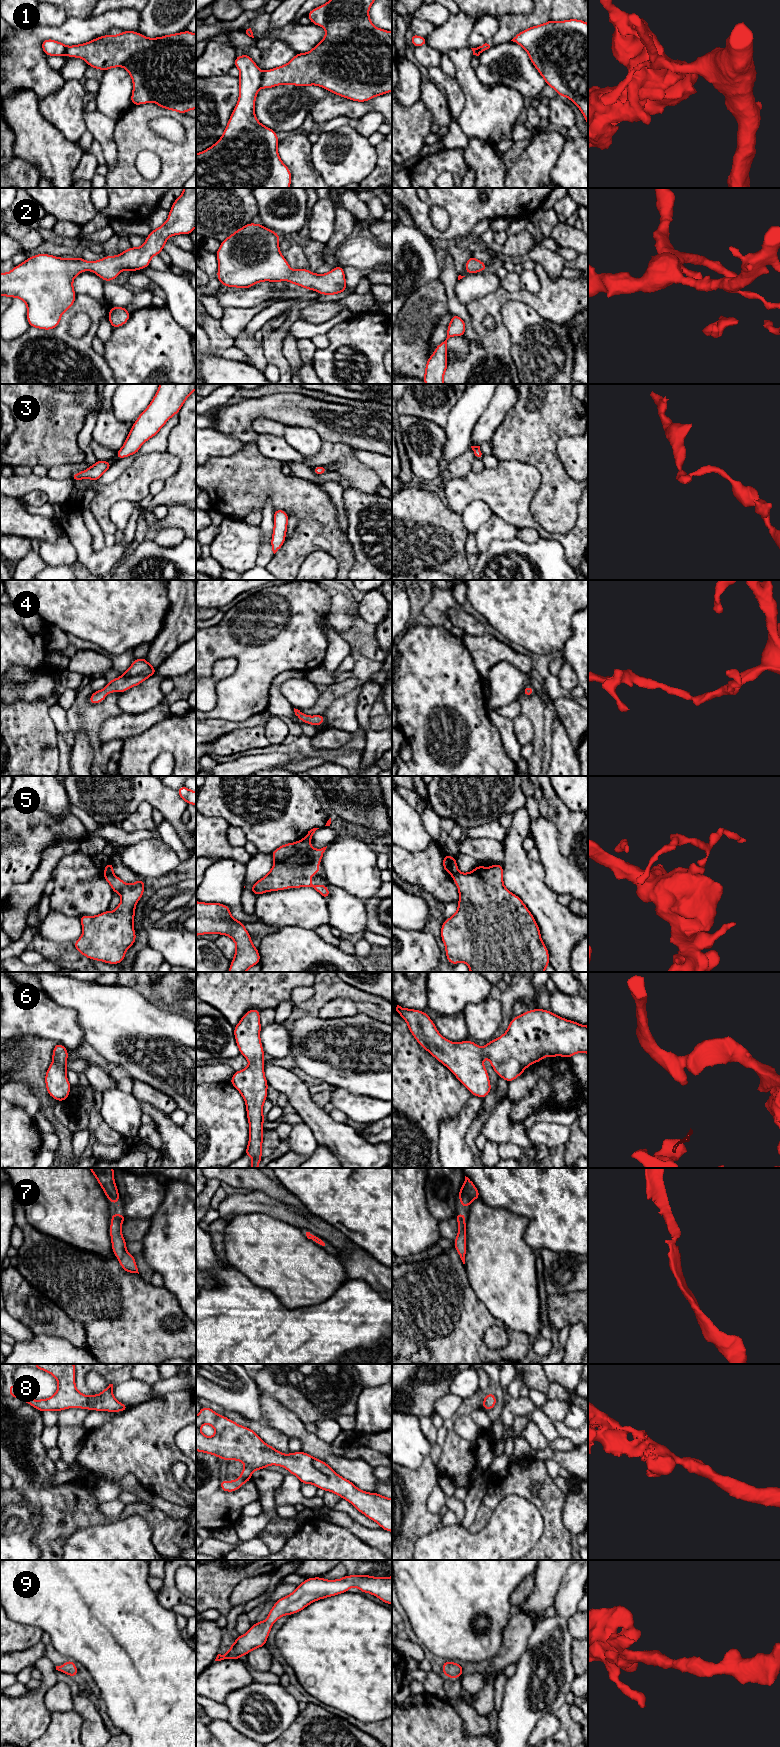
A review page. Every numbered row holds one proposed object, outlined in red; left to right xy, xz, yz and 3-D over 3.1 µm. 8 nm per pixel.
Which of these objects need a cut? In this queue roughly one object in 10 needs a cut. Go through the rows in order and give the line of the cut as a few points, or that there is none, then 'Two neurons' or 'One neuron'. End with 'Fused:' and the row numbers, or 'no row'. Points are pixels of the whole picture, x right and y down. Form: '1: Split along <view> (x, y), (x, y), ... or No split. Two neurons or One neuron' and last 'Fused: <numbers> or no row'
1: Split along xz (263, 72), (260, 85). Two neurons
2: No split. One neuron
3: No split. One neuron
4: No split. One neuron
5: Split along xy (105, 872), (112, 874). Two neurons
6: No split. One neuron
7: No split. One neuron
8: No split. One neuron
9: No split. One neuron
Fused: 1, 5

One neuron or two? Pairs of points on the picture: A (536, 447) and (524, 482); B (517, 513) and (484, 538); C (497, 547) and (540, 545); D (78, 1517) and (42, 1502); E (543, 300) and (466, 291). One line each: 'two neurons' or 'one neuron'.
A: two neurons
B: two neurons
C: one neuron
D: one neuron
E: two neurons

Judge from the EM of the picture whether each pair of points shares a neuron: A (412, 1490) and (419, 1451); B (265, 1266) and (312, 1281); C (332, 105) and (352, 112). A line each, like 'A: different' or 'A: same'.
A: different
B: same
C: same

